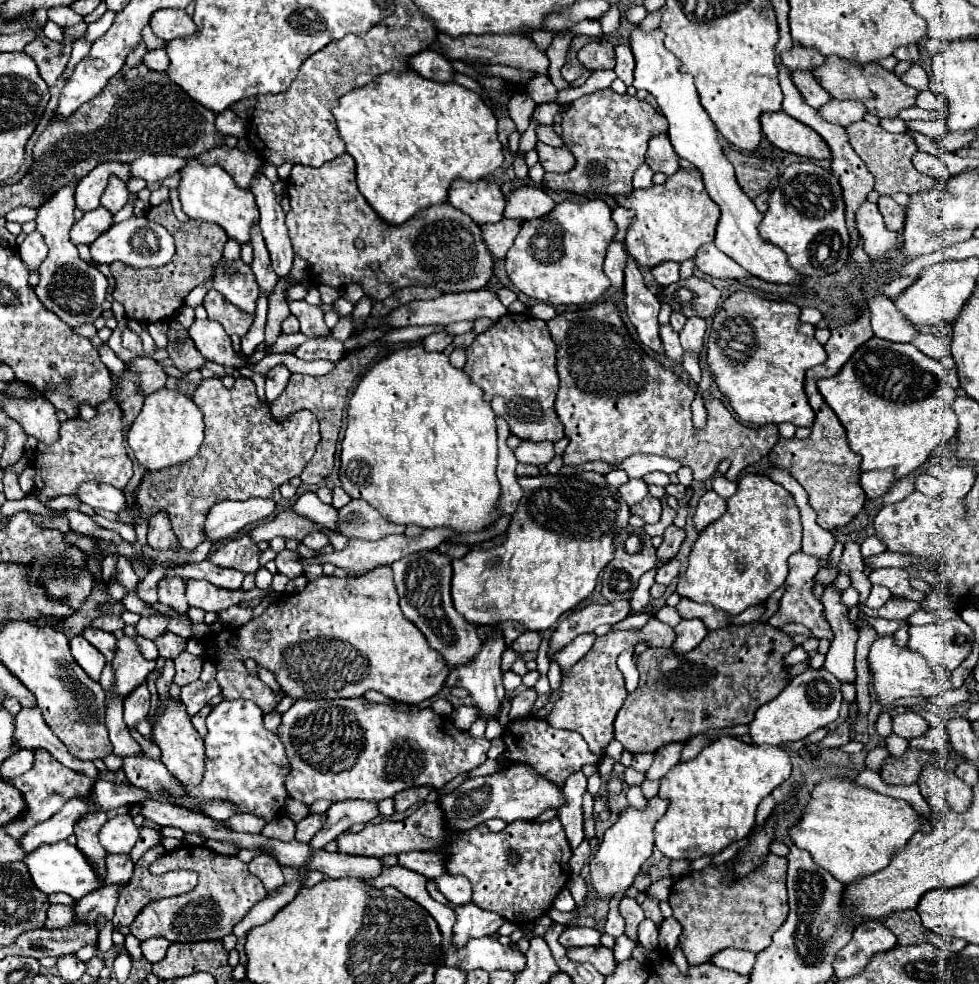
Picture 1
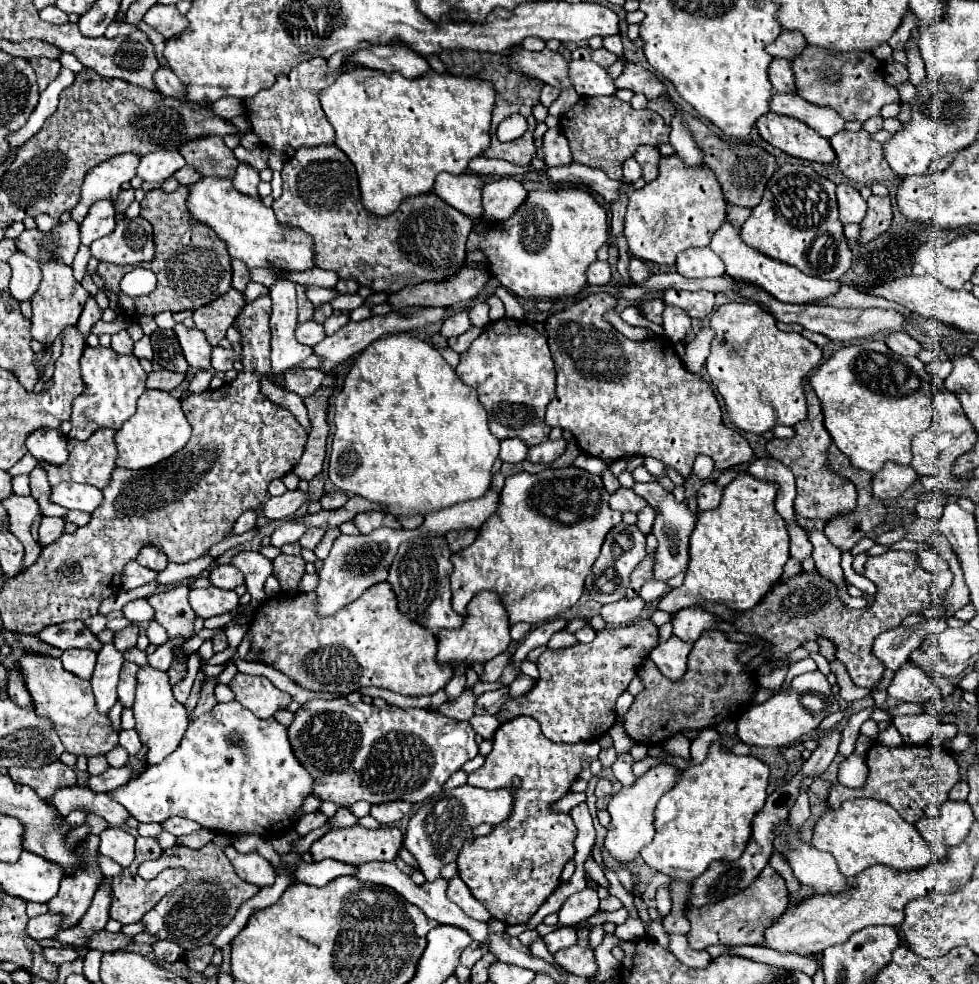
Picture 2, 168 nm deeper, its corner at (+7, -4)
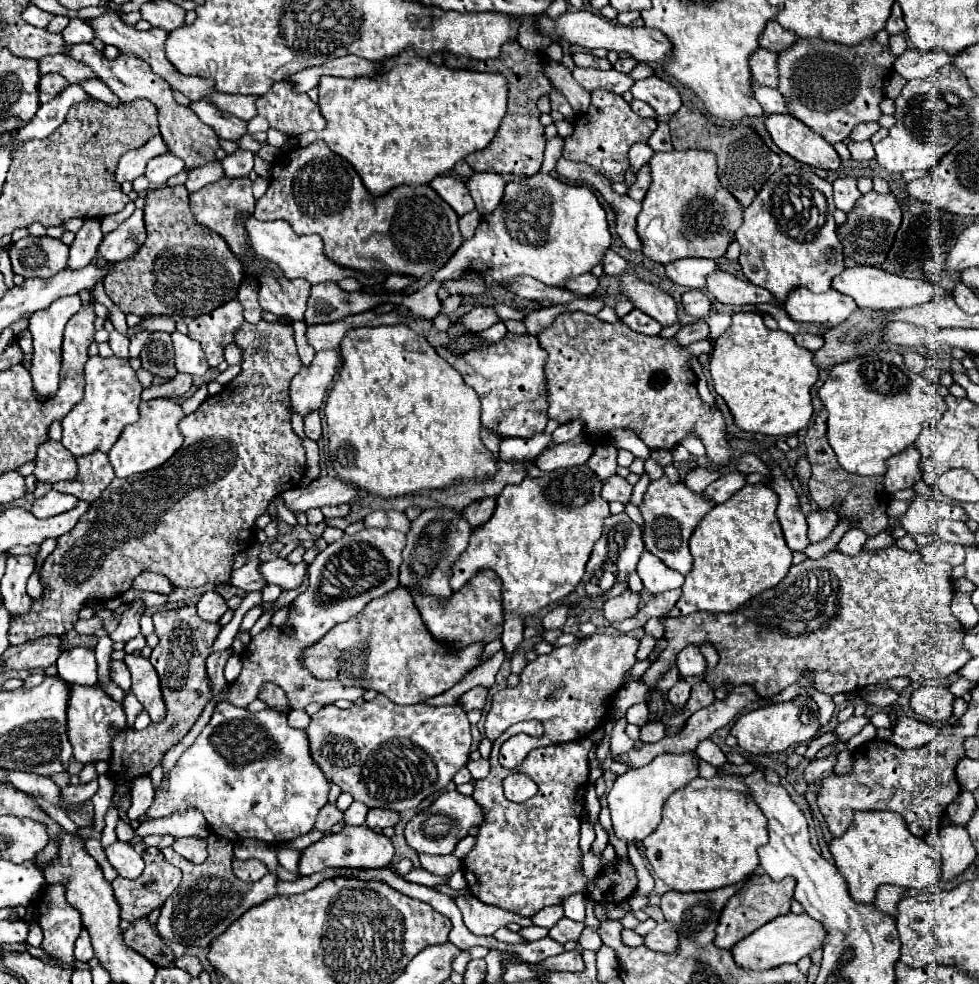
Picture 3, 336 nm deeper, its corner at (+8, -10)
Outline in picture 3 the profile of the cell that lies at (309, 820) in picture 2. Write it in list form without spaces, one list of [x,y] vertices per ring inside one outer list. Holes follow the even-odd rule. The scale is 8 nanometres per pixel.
[[[327,804],[319,812],[319,818],[317,818],[315,828],[321,830],[321,832],[331,832],[331,828],[335,824],[339,824],[339,822],[343,822],[343,812],[335,804]]]

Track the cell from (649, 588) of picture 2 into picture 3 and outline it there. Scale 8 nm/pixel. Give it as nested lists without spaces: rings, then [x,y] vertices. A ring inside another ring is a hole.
[[[643,552],[641,560],[637,562],[637,574],[649,594],[661,594],[673,588],[681,588],[685,580],[679,572],[673,572],[651,552]]]

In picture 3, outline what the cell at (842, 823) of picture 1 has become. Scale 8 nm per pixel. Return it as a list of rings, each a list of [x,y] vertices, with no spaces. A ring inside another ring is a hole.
[[[857,812],[847,832],[831,840],[829,850],[859,904],[871,904],[881,884],[923,890],[941,880],[941,854],[927,840],[913,836],[897,812]]]

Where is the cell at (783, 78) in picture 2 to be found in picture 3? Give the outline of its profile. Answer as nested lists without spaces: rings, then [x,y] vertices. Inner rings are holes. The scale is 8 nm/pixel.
[[[757,48],[757,52],[753,52],[753,56],[749,56],[749,68],[751,68],[753,80],[763,86],[777,88],[775,60],[777,60],[775,52],[769,52],[767,48]]]

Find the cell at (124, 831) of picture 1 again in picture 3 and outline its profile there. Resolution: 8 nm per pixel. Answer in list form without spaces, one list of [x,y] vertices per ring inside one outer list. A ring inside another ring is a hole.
[[[117,840],[115,844],[111,844],[107,850],[107,860],[109,864],[119,872],[119,876],[123,878],[137,878],[141,876],[145,864],[143,858],[133,850],[133,846],[129,842],[121,842]]]

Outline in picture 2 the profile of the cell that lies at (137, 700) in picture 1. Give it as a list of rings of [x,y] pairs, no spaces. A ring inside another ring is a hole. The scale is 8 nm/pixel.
[[[126,662],[122,666],[120,682],[118,682],[118,700],[122,708],[130,708],[134,704],[134,690],[136,690],[136,672],[140,666],[134,662]]]

